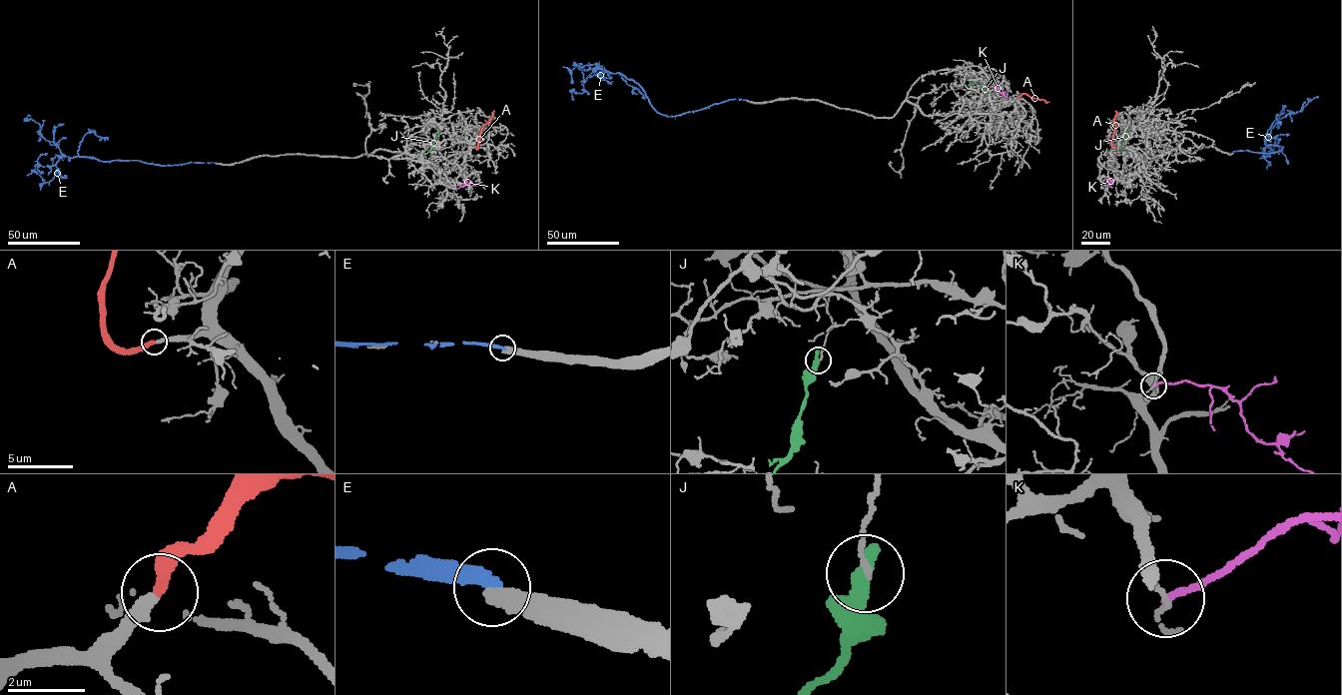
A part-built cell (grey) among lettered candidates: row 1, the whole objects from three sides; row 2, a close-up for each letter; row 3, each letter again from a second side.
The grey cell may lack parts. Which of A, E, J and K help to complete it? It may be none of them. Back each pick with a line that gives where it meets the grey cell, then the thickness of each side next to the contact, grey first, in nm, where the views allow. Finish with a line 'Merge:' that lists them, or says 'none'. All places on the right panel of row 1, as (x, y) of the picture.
A: Touches grey at (1116, 147). Thickness 320 nm (grey) against 360 nm
Merge: A

